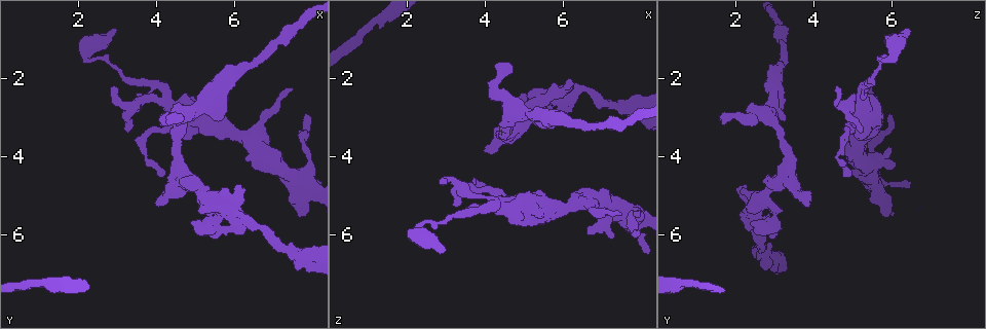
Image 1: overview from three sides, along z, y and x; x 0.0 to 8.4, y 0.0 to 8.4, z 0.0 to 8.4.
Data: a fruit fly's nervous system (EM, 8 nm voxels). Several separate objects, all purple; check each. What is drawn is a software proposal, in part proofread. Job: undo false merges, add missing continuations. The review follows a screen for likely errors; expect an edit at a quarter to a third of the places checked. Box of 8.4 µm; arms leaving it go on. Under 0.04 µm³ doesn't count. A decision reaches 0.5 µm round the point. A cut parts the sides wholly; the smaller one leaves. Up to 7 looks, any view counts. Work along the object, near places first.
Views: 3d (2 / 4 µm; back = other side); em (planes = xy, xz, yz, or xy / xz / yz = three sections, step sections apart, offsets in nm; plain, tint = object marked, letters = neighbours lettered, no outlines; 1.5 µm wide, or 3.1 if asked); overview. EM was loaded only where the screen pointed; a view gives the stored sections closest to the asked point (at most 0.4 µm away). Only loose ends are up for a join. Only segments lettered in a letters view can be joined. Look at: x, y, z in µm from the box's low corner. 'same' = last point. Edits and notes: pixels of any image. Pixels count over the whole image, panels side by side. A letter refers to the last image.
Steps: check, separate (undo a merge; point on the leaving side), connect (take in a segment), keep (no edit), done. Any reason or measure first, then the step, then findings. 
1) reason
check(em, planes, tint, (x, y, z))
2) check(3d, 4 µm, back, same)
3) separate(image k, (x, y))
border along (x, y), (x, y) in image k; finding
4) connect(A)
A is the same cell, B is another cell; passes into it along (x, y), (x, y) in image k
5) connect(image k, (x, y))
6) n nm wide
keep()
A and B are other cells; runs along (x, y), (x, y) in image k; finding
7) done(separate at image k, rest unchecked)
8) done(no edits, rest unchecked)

free end
check(em, xy, step 4, tint, (4.95, 5.65, 2.35))

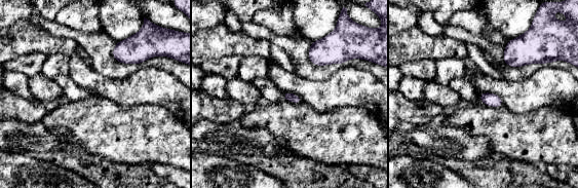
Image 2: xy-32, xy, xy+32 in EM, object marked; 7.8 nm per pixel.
another direction
check(em, planes, letters, same)

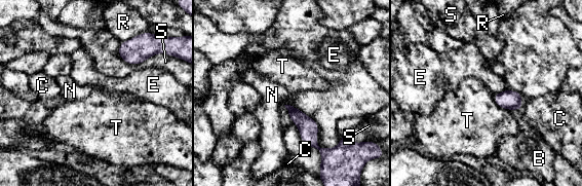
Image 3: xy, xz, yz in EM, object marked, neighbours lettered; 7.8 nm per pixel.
keep()
B, C, E, N, R, S and T are other cells; border along (493, 96), (500, 107), (510, 111) in image 3; none of them fits

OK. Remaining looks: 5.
narrows sharply
check(3d, 4 µm, (7.40, 6.40, 2.65))

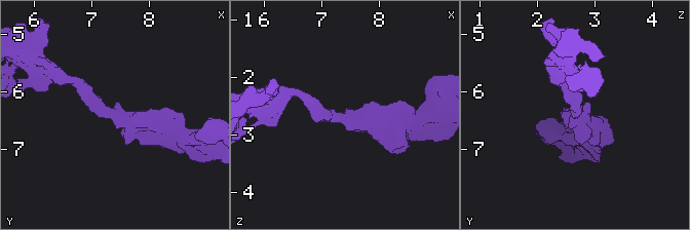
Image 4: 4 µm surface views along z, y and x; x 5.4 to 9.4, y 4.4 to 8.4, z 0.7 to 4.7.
need the tissue
check(em, planes, letters, (7.40, 6.45, 2.65))

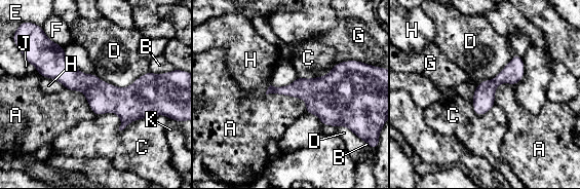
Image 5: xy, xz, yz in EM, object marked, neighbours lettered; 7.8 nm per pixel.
C touches over 500 nm
keep()
A, B, C, D, E, F, G, H, J and K are other cells; all the same neuron

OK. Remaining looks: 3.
branch stops here
check(3d, 2 µm, (7.85, 3.00, 5.90))

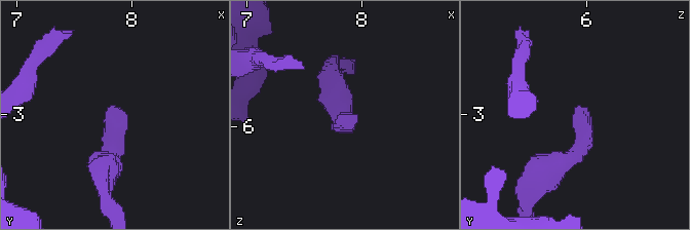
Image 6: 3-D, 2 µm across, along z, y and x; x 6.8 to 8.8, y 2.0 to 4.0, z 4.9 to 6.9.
check(em, planes, letters, (7.82, 2.94, 5.88))

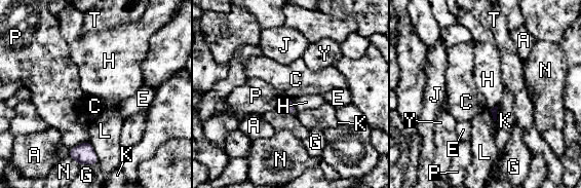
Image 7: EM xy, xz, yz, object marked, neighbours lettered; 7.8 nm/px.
keep()
A, C, E, G, H, J, K, L, N, P, T and Y are other cells; border along (281, 97), (291, 99) in image 7; none of them fits

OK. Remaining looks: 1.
done(no edits, rest unchecked)

